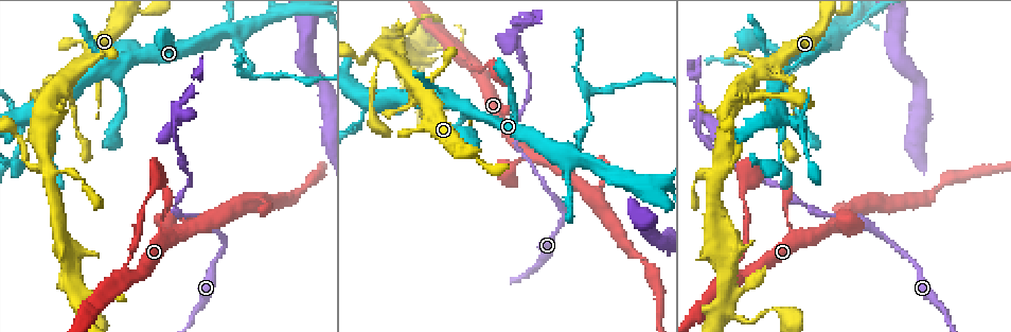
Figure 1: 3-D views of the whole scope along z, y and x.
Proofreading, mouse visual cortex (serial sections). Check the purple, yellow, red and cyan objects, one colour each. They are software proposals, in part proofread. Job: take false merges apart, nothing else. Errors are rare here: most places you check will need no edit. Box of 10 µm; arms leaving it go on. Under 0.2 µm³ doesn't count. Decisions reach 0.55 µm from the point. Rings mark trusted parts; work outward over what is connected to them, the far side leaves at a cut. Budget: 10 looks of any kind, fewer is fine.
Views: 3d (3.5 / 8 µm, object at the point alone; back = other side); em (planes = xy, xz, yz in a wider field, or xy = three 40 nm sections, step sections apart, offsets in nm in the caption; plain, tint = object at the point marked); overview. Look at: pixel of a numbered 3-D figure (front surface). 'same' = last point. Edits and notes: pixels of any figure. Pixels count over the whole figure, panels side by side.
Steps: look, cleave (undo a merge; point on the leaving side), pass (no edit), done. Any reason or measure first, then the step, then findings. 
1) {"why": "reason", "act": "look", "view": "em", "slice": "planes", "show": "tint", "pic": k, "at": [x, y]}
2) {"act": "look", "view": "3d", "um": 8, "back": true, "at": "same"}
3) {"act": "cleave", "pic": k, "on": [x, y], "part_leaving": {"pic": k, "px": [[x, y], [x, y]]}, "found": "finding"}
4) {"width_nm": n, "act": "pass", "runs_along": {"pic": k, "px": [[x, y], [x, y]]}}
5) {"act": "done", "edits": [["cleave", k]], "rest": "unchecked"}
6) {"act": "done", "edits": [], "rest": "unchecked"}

{"why": "three-way junction", "act": "look", "view": "3d", "um": 3.5, "pic": 1, "at": [125, 274]}

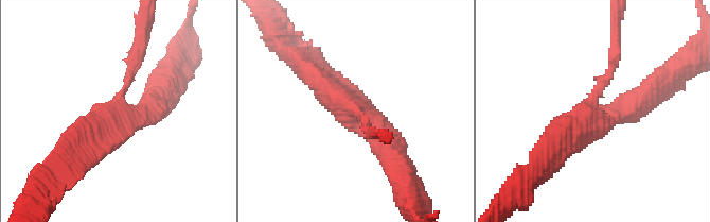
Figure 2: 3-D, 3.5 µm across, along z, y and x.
{"arms": 3, "arm_widths_nm": [150, 400, 400], "act": "look", "view": "em", "slice": "planes", "show": "tint", "pic": 2, "at": [593, 113]}

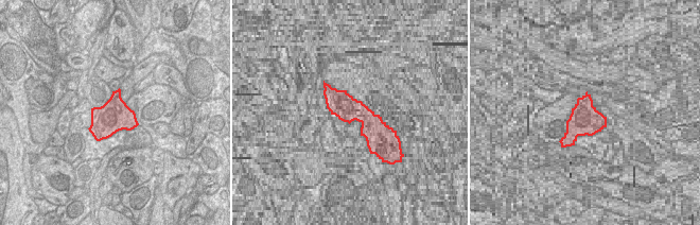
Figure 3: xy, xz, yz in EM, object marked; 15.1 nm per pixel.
{"why": "another direction", "act": "look", "view": "em", "slice": "xy", "step": 5, "show": "tint", "at": "same"}

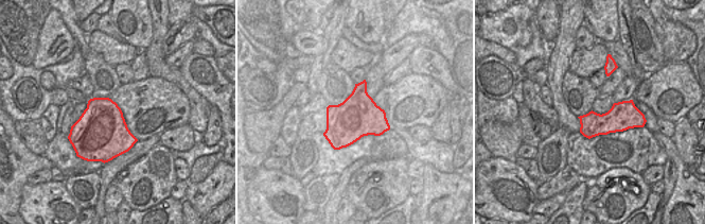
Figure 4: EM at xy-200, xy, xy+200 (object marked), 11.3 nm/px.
{"act": "pass", "runs_along": {"pic": 2, "px": [[397, 163], [377, 126], [313, 72]]}, "found": "one cell here"}

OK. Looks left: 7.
{"why": "abrupt turn", "act": "look", "view": "3d", "um": 3.5, "pic": 1, "at": [175, 117]}

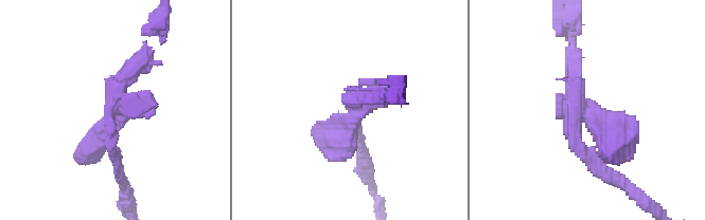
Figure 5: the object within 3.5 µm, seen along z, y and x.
{"why": "need the tissue", "act": "look", "view": "em", "slice": "xy", "step": 2, "show": "plain", "pic": 5, "at": [573, 112]}

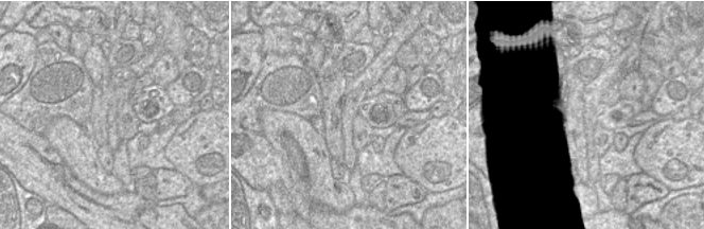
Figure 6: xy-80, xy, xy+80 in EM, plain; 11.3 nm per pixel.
{"why": "with the object marked", "act": "look", "view": "em", "slice": "xy", "step": 2, "show": "tint", "at": "same"}

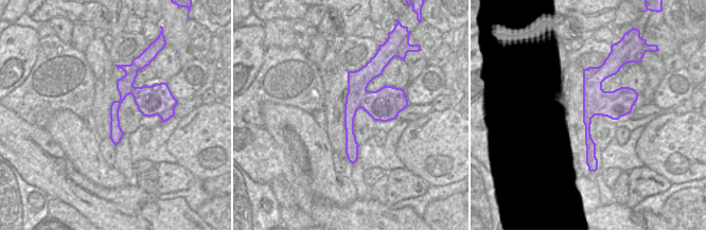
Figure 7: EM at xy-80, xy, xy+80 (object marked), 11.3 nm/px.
{"width_nm": 280, "act": "cleave", "pic": 5, "on": [350, 143], "part_leaving": {"pic": 5, "px": [[356, 109], [337, 133], [314, 135]]}, "found": "two cells meet here"}

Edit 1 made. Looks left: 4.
{"why": "redraw", "act": "look", "view": "overview"}

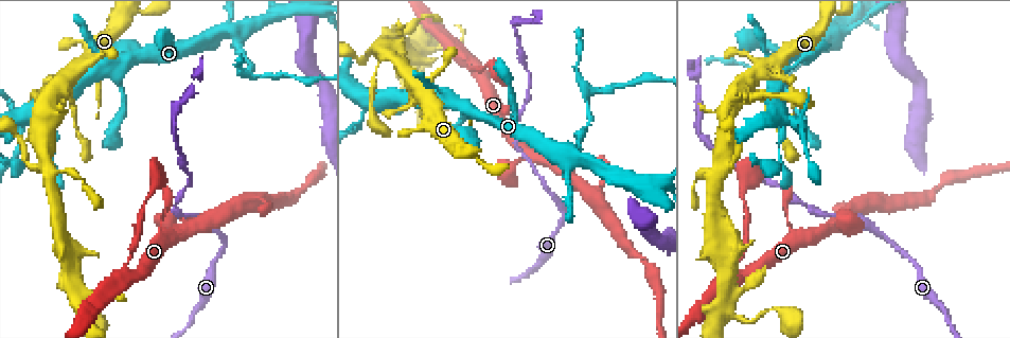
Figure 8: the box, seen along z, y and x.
{"why": "side arm on a straight run", "act": "look", "view": "3d", "um": 8, "pic": 8, "at": [42, 159]}

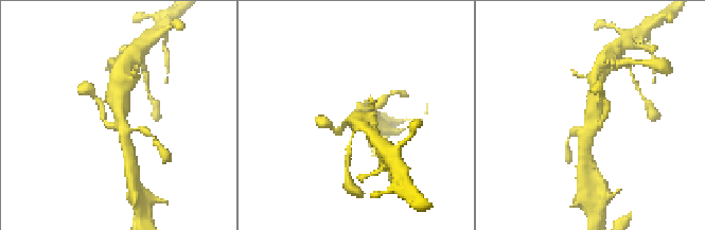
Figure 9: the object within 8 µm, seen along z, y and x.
{"act": "look", "view": "em", "slice": "xy", "step": 3, "show": "tint", "at": "same"}

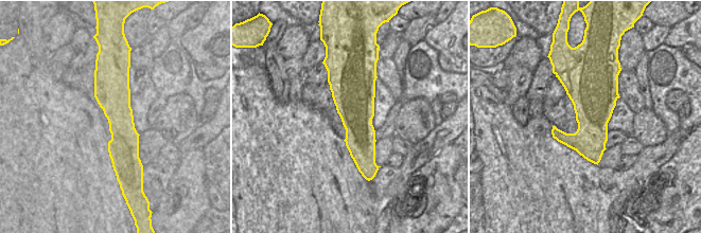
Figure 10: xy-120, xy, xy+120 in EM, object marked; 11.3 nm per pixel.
{"act": "pass", "found": "one cell here"}

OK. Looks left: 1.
{"act": "done", "edits": [["cleave", 5]], "rest": "unchecked"}

